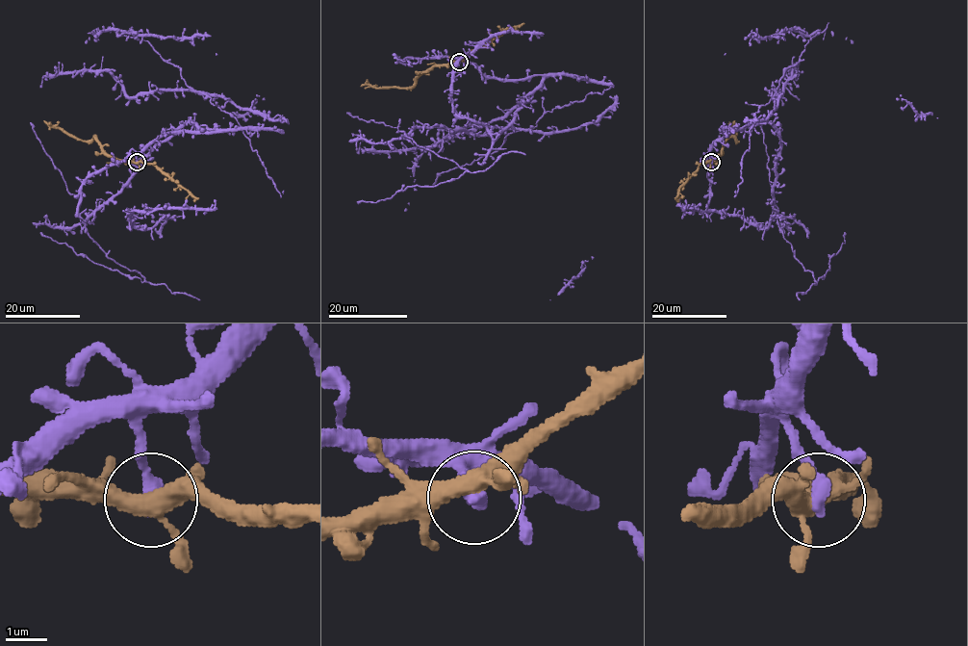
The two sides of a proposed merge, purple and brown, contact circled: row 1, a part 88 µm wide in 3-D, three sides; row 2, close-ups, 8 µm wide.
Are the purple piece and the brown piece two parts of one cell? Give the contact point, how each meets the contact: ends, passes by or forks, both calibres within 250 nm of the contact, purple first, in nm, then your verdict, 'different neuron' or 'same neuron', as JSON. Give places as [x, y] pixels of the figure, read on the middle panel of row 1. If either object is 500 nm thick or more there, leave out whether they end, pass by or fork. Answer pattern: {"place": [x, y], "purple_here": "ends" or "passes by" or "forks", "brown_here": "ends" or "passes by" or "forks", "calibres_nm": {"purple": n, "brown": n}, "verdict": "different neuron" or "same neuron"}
{"place": [459, 62], "purple_here": "ends", "brown_here": "forks", "calibres_nm": {"purple": 380, "brown": 380}, "verdict": "different neuron"}

